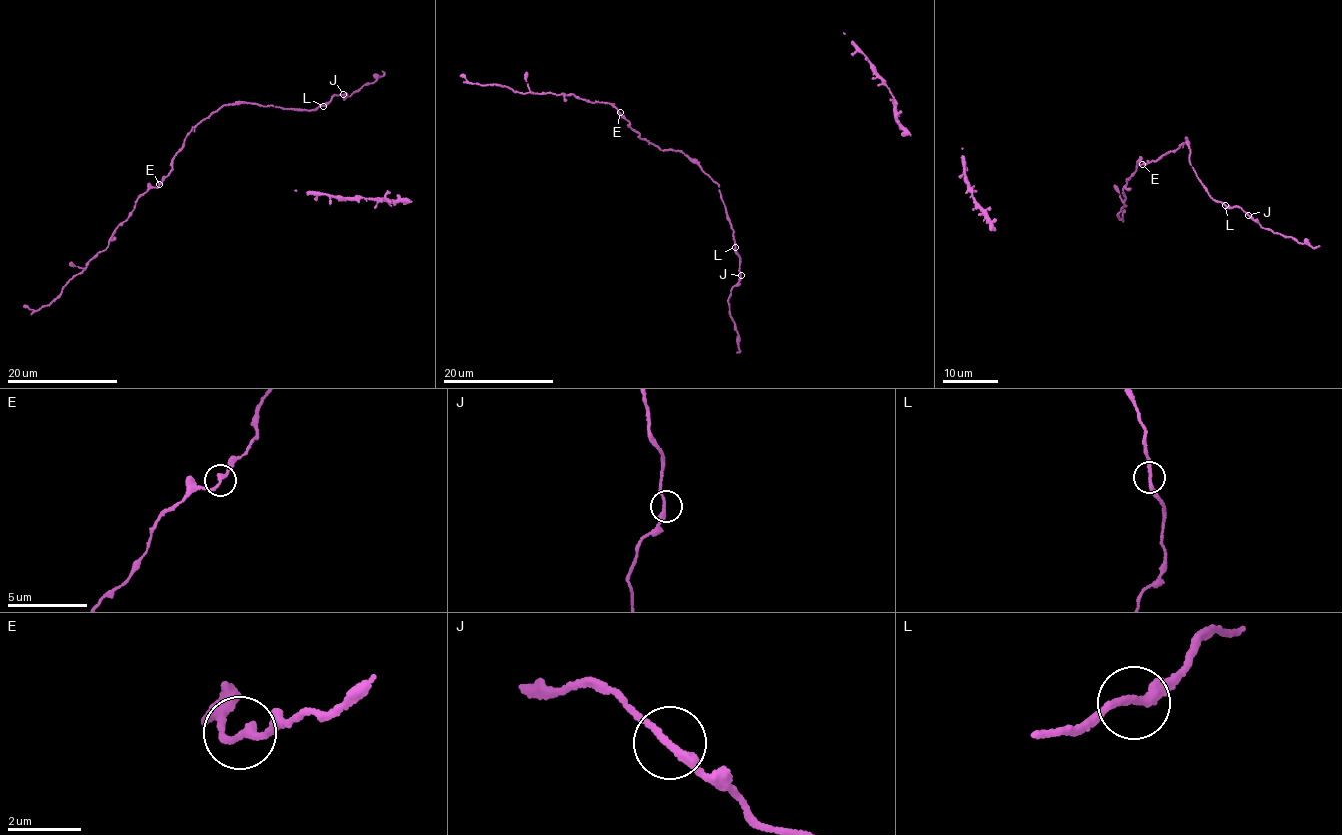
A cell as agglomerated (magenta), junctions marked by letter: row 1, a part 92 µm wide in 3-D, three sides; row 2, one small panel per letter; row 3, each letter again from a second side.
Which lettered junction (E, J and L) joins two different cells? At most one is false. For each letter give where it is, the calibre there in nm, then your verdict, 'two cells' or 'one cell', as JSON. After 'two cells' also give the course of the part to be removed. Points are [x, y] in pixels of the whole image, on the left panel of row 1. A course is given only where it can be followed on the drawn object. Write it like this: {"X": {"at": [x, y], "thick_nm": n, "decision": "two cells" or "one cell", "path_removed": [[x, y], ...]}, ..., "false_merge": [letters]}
{"E": {"at": [159, 184], "thick_nm": 200, "decision": "one cell"}, "J": {"at": [343, 94], "thick_nm": 240, "decision": "one cell"}, "L": {"at": [323, 106], "thick_nm": 200, "decision": "one cell"}, "false_merge": []}

